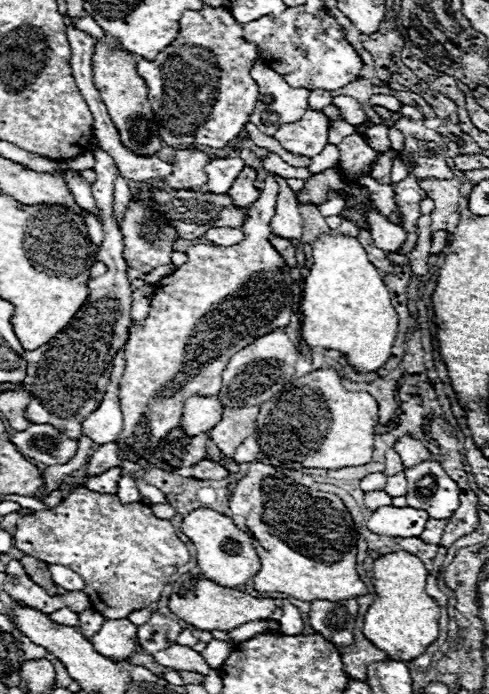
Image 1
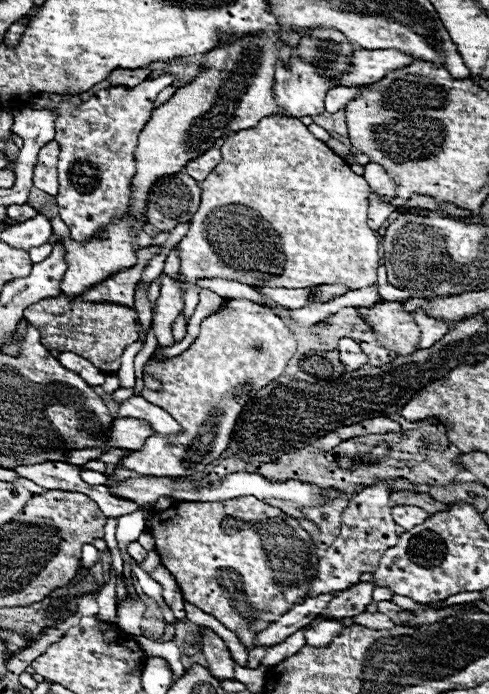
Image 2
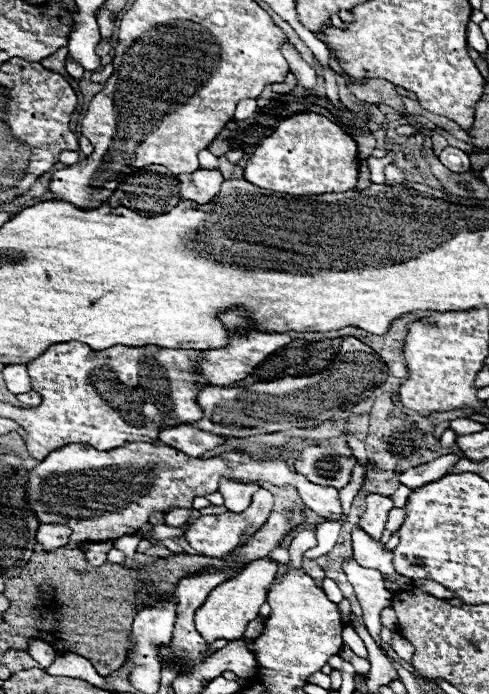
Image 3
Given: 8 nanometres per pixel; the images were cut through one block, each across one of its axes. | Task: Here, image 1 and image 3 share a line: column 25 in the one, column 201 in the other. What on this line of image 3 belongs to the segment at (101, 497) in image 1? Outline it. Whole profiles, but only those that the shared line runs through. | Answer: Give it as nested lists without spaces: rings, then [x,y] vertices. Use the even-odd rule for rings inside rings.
[[[260,488],[260,490],[252,496],[252,504],[250,504],[248,510],[244,510],[244,512],[240,512],[240,514],[226,512],[226,514],[216,514],[216,516],[200,516],[200,518],[196,518],[194,522],[190,522],[190,524],[186,526],[184,536],[186,536],[186,540],[190,542],[190,546],[192,546],[194,550],[198,550],[200,554],[212,556],[212,558],[226,558],[226,554],[230,554],[230,552],[238,546],[238,542],[244,544],[246,538],[248,538],[250,534],[254,534],[254,532],[268,520],[272,508],[274,508],[274,498],[272,498],[272,494],[270,494],[268,490],[264,490],[264,488]]]

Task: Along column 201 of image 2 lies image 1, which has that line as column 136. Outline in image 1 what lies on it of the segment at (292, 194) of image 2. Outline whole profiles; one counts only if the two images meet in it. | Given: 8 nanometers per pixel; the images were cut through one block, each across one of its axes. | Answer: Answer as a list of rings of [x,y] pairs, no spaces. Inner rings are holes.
[[[130,202],[126,216],[120,224],[122,236],[124,236],[124,260],[126,260],[126,274],[128,274],[128,282],[152,272],[156,266],[164,266],[170,262],[170,254],[174,252],[174,240],[176,240],[176,230],[170,228],[168,224],[160,222],[160,220],[152,220],[152,208],[142,202]]]

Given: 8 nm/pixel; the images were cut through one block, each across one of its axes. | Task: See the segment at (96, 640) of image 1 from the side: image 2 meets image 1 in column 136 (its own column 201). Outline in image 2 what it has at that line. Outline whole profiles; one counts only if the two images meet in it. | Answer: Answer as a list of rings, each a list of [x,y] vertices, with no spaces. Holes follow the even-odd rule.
[[[204,628],[204,642],[200,642],[200,648],[208,660],[210,672],[218,678],[234,678],[234,662],[230,658],[230,652],[220,636],[216,636],[210,628]]]

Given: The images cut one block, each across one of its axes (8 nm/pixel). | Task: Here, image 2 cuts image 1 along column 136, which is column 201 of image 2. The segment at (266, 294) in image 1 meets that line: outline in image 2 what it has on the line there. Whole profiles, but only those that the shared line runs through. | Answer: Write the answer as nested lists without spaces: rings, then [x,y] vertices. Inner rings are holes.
[[[226,300],[214,316],[202,320],[198,342],[190,344],[186,352],[182,352],[176,358],[170,358],[168,362],[154,362],[144,366],[144,374],[150,374],[162,386],[160,390],[148,390],[144,386],[140,396],[156,406],[168,408],[168,412],[182,426],[182,432],[172,436],[154,434],[152,438],[148,438],[142,450],[128,454],[122,460],[122,466],[126,470],[134,470],[146,476],[194,476],[202,472],[210,462],[214,462],[226,450],[238,414],[242,412],[246,400],[250,400],[260,388],[268,386],[272,380],[282,376],[294,352],[296,352],[294,334],[290,332],[286,322],[278,318],[270,308],[256,304],[252,300]]]

